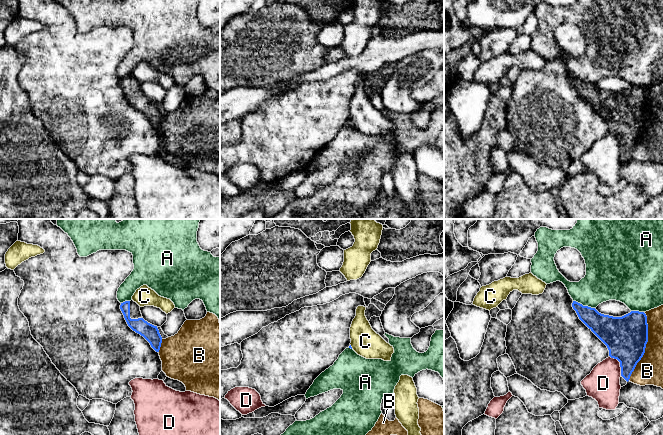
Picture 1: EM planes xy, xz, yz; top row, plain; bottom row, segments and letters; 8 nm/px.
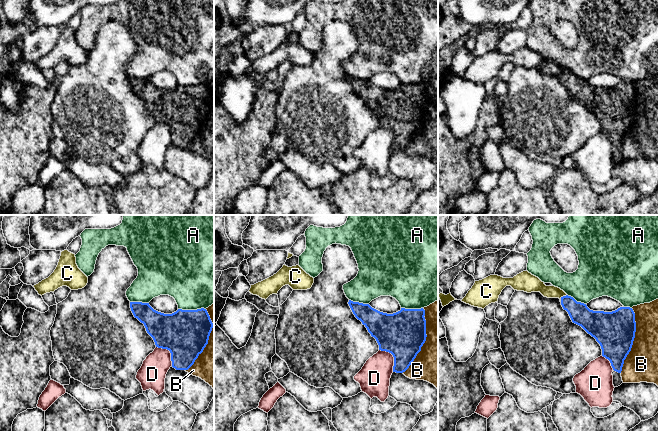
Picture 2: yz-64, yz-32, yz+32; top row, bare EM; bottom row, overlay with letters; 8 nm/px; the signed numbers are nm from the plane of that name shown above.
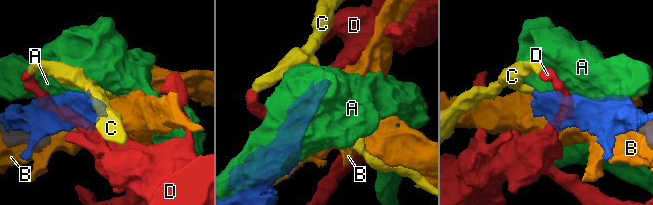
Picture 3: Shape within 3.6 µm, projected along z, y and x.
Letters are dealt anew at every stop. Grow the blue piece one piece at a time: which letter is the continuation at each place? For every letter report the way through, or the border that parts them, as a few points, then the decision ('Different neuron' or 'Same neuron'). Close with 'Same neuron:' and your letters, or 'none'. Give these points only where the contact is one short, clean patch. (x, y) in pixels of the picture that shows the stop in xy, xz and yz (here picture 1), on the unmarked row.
A: Different neuron
B: Different neuron
C: Boundary: xz (350, 120), (352, 124). Different neuron
D: Different neuron
Same neuron: none

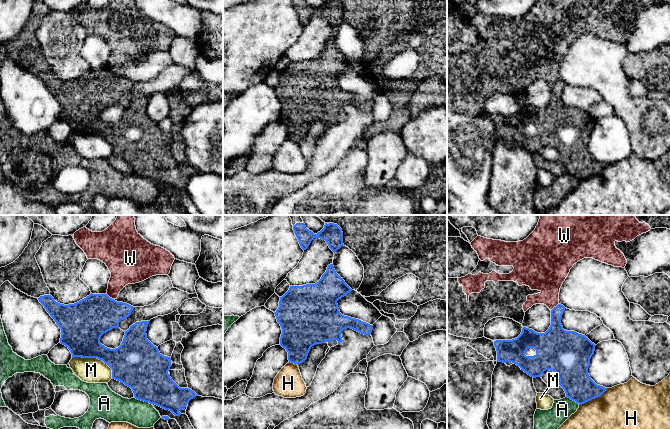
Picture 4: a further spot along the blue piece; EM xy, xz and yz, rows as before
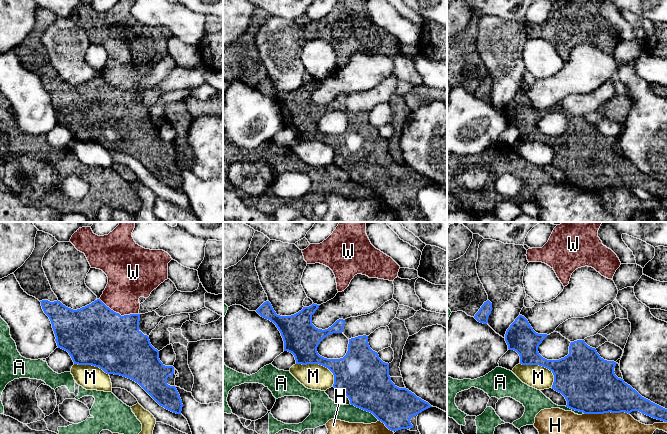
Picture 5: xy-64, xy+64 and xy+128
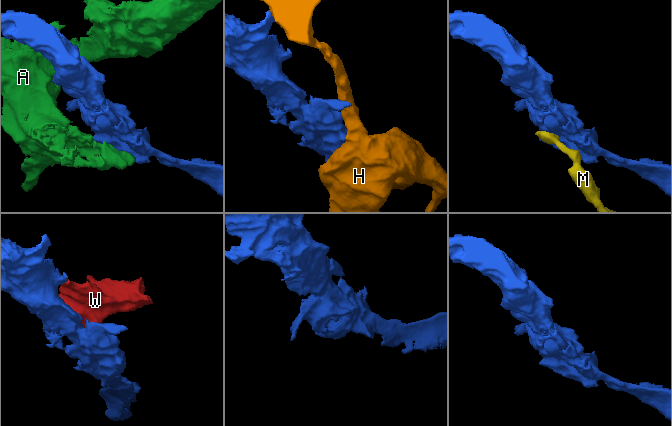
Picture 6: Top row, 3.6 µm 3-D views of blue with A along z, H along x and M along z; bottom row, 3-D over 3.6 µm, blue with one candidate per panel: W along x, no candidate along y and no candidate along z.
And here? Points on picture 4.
A: Boundary: xy (134, 172), (151, 180). Different neuron
H: Different neuron
M: Boundary: xy (72, 133), (96, 133), (101, 135), (111, 145), (112, 153). Different neuron
W: Boundary: xy (106, 69), (113, 75). Different neuron
Same neuron: none

